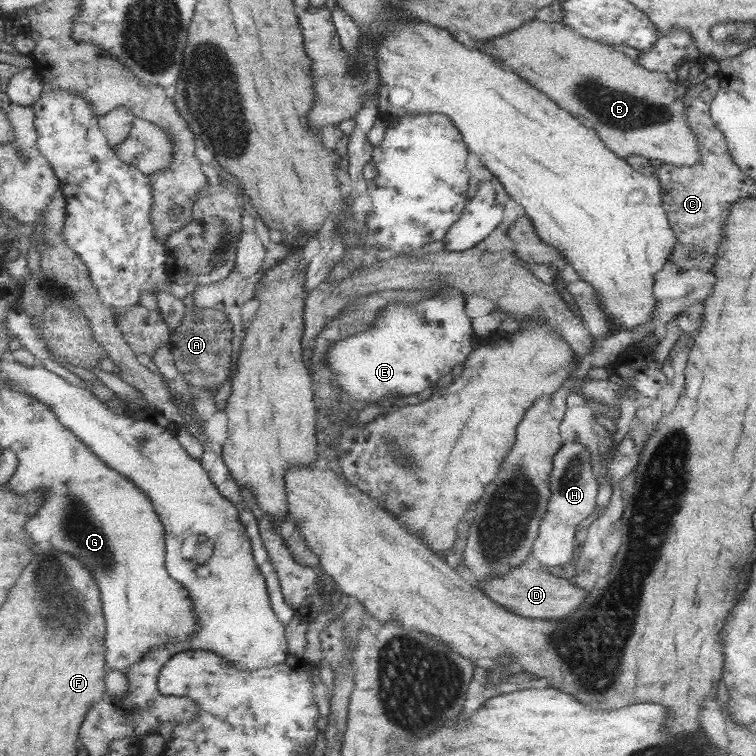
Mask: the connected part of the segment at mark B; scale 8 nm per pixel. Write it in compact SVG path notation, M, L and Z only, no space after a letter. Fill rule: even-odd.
M557 18L549 22L530 20L515 31L497 36L495 40L472 41L465 32L455 38L469 48L476 49L481 46L499 49L499 62L503 69L512 70L577 119L577 122L593 129L599 140L618 157L624 159L630 154L636 154L646 159L659 160L663 165L683 167L698 163L696 138L688 127L683 110L682 96L685 86L671 82L662 72L645 70L621 50L595 40L581 38L565 23L557 21Z

